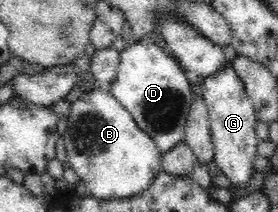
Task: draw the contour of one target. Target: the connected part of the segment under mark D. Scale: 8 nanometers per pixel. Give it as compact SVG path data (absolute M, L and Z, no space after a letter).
M137 41L126 45L120 53L117 75L107 87L163 153L183 142L187 118L194 105L192 85L189 85L183 70L177 65L177 59L171 59L165 53L163 44L157 47L149 41Z

